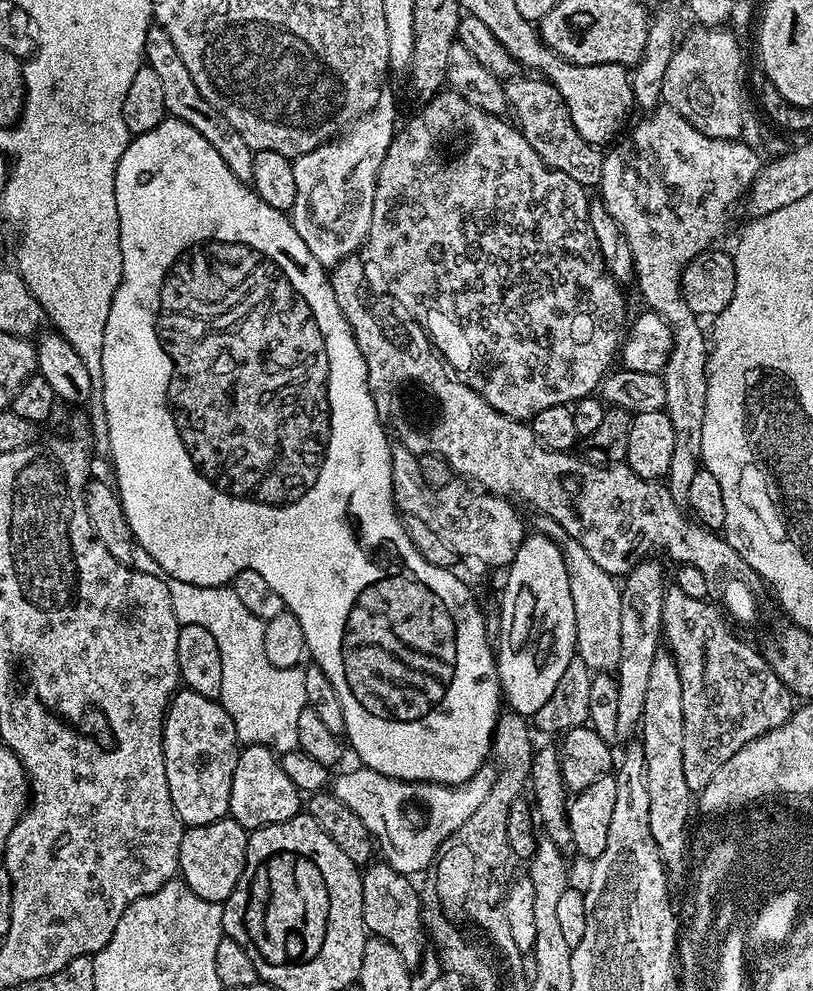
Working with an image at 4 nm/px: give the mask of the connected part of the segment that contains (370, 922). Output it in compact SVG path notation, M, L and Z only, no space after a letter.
M372 862L363 869L362 914L365 929L373 937L385 940L398 950L402 962L410 970L416 970L426 948L426 933L420 917L420 894L417 885L407 875L392 869L388 863Z

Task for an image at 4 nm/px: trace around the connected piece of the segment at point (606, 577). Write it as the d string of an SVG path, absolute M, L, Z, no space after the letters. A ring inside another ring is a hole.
M565 539L562 544L564 554L564 565L566 574L570 578L570 598L574 598L574 618L576 619L576 655L586 662L586 666L591 668L593 673L607 673L617 662L622 650L622 602L620 601L621 585L617 583L613 576L590 554L586 554L584 547L576 540Z

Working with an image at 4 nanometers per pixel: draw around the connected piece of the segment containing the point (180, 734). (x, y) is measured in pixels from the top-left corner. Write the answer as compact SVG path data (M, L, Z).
M187 690L177 691L168 703L168 712L164 716L164 761L166 762L166 786L170 786L170 802L174 802L174 810L178 818L188 828L194 826L206 826L210 822L218 822L228 816L230 806L230 782L234 782L234 766L238 755L238 739L236 737L234 722L231 721L230 714L223 708L220 700L211 700L197 692Z

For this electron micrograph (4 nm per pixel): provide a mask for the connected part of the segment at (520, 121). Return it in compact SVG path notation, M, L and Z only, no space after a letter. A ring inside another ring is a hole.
M513 78L504 84L507 107L516 115L515 127L520 129L526 142L534 146L538 158L542 158L542 162L549 168L562 174L570 174L570 178L574 178L574 182L579 184L595 185L604 161L604 152L597 145L586 142L582 134L578 134L578 126L574 126L570 110L554 84L549 84L543 78L524 79Z

